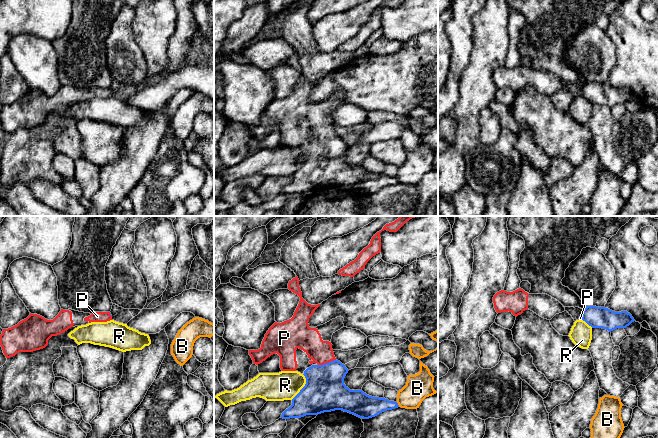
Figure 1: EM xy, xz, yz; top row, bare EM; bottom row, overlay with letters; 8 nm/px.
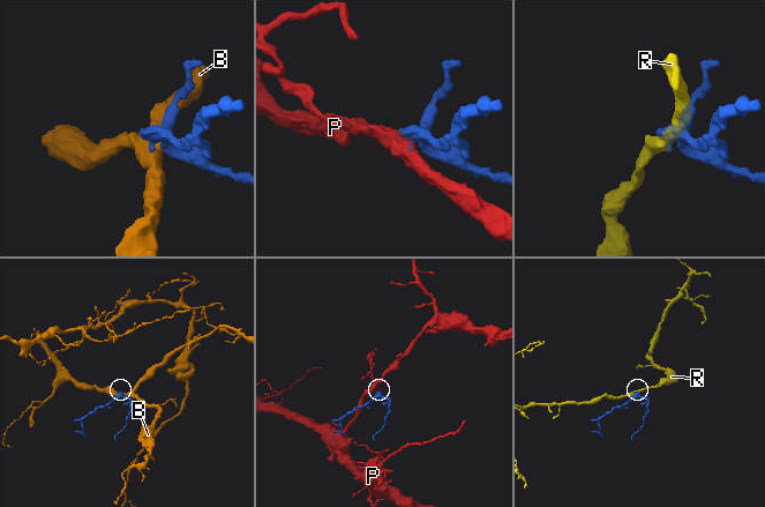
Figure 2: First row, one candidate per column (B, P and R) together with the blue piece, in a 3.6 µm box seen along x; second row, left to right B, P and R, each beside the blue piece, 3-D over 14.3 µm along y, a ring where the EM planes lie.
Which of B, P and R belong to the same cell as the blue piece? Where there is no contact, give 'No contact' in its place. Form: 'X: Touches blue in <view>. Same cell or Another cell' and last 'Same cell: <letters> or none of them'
B: Touches blue in xz. Another cell
P: Touches blue in xz. Same cell
R: Touches blue in xz. Another cell
Same cell: P

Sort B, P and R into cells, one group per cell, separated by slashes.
B / P / R

